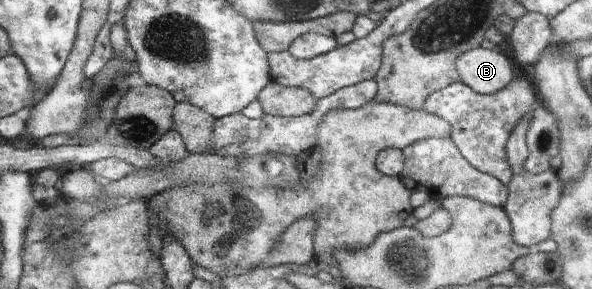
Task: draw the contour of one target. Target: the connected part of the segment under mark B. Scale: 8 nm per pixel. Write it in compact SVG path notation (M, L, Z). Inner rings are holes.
M479 46L459 54L455 62L459 81L475 92L490 95L503 90L516 78L511 62L497 48Z

